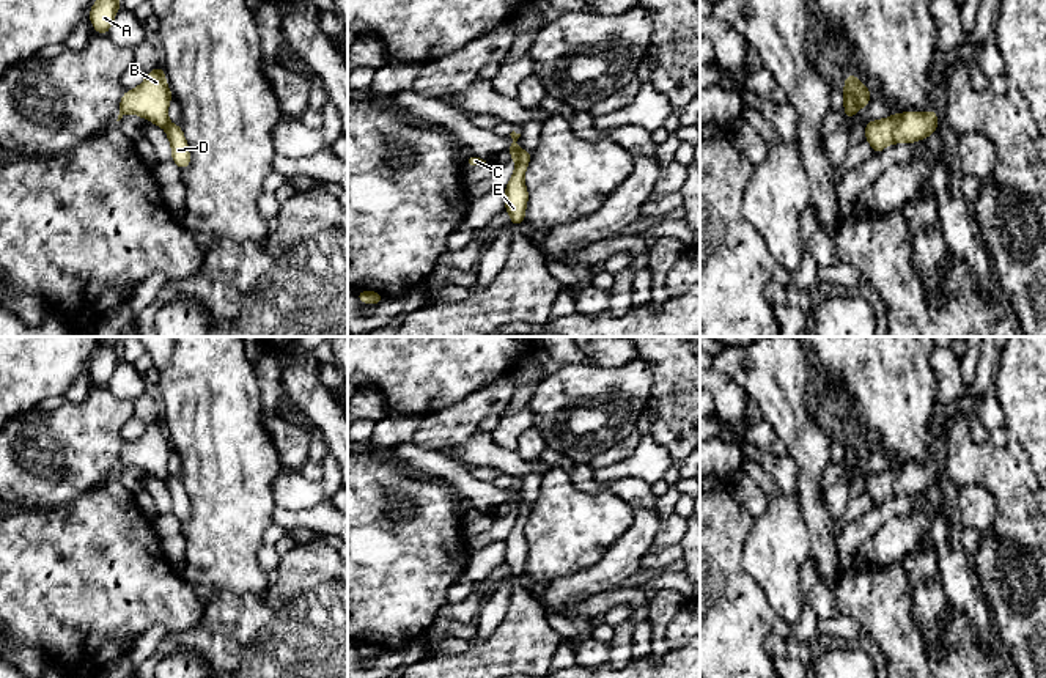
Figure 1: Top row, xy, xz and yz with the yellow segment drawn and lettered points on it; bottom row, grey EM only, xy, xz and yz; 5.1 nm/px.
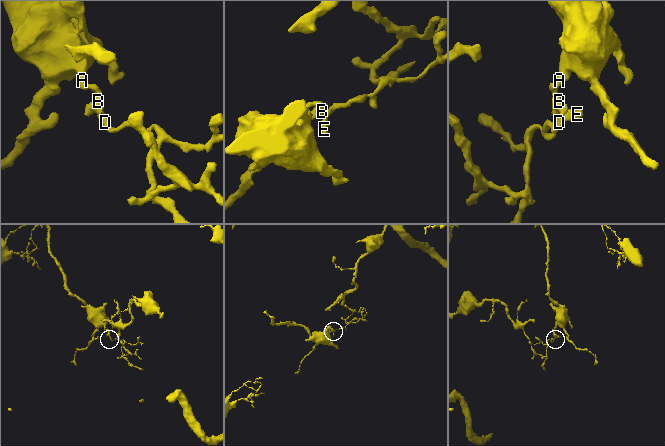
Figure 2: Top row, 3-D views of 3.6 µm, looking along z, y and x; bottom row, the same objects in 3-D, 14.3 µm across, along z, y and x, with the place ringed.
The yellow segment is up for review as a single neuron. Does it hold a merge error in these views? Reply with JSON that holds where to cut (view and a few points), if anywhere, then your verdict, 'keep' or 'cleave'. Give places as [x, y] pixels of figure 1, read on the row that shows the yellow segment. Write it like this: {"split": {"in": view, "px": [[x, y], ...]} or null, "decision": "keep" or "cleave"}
{"split": {"in": "xz", "px": [[521, 150], [515, 161]]}, "decision": "cleave"}

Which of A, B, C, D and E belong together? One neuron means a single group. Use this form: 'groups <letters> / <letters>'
groups A B C / D E

